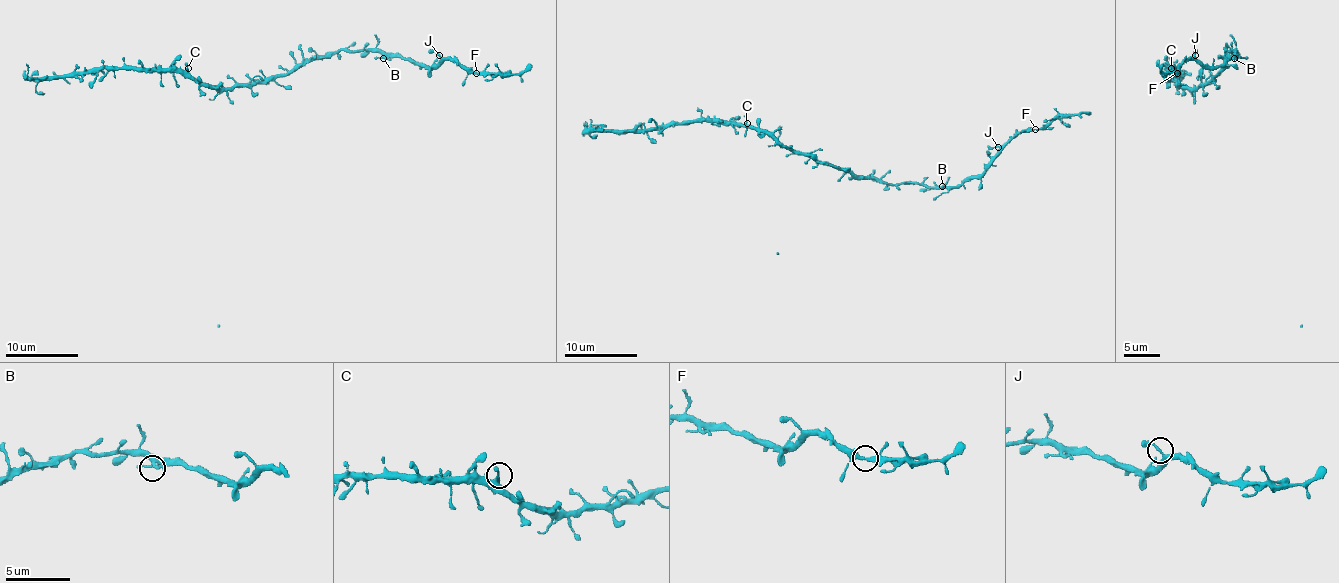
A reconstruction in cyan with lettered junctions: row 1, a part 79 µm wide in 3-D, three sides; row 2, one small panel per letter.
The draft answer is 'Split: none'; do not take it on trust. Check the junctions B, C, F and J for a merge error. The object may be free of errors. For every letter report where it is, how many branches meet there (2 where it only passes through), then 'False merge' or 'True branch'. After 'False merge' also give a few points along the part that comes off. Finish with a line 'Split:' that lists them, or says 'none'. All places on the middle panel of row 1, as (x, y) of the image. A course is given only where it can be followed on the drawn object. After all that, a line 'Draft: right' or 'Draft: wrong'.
B: Place: (942, 186). Branches: 3. True branch
C: Place: (747, 123). Branches: 3. True branch
F: Place: (1035, 129). Branches: 3. True branch
J: Place: (998, 147). Branches: 3. True branch
Split: none
Draft: right

